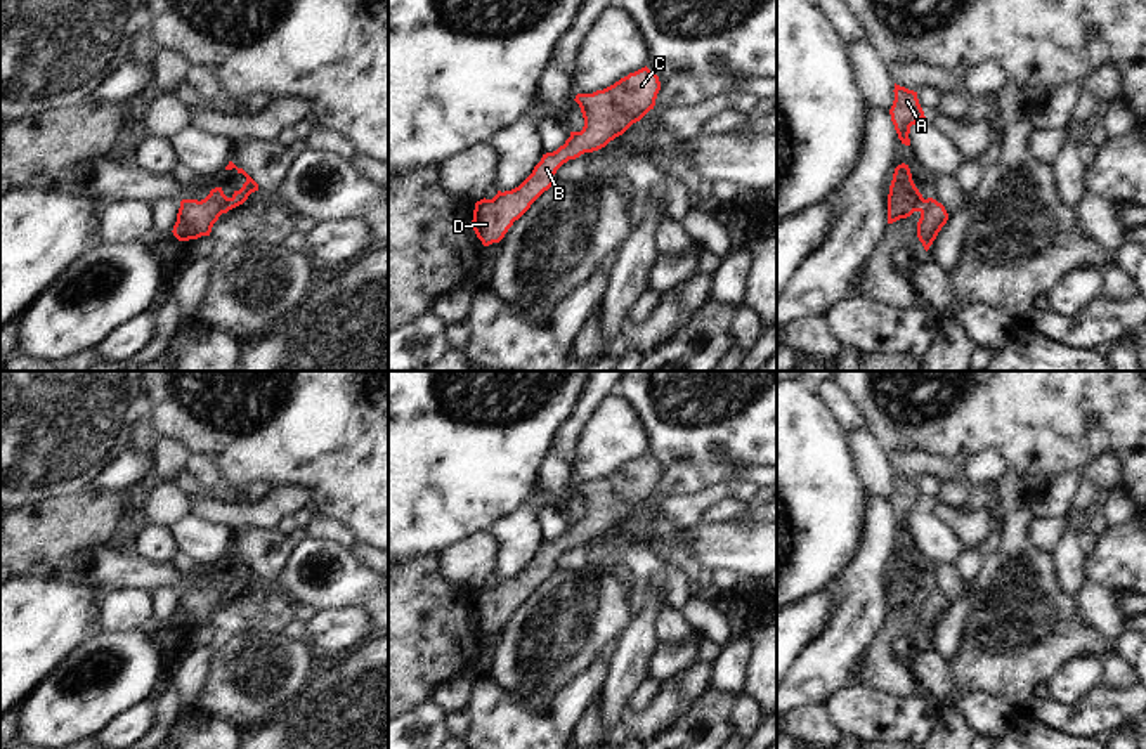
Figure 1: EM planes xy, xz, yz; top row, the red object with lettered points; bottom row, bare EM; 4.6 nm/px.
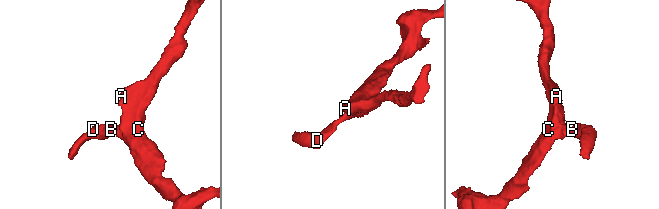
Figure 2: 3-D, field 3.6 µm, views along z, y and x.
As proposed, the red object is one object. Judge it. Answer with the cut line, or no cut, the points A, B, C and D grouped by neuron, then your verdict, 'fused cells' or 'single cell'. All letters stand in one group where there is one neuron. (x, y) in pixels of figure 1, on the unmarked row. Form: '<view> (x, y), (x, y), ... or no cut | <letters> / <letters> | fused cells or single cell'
no cut | A B C D | single cell

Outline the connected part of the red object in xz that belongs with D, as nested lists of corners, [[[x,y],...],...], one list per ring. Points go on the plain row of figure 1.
[[[647,454],[593,482],[577,482],[584,515],[553,541],[543,543],[532,562],[511,579],[480,588],[473,598],[473,619],[484,635],[499,631],[531,593],[553,574],[553,563],[569,548],[605,536],[655,494],[659,465]]]

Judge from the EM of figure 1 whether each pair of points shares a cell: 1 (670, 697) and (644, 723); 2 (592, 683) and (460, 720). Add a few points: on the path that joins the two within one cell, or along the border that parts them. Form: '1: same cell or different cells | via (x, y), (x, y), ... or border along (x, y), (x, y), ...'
1: same cell | via (663, 704), (651, 716)
2: different cells | border along (463, 713), (468, 730)

